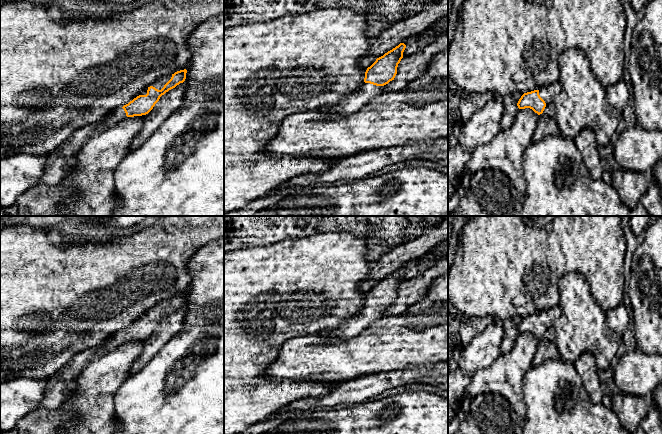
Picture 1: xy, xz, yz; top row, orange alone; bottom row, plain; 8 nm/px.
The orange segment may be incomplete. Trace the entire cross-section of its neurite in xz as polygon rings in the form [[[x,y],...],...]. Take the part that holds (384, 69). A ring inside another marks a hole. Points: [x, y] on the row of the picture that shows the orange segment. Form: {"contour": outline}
{"contour": [[[400,43],[392,50],[367,68],[365,72],[364,84],[359,89],[340,100],[332,106],[324,106],[317,109],[321,113],[351,114],[362,109],[372,98],[384,92],[384,86],[394,80],[397,74],[397,67],[403,58],[406,48],[404,43]]]}

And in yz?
{"contour": [[[559,82],[543,86],[539,90],[524,93],[519,99],[519,109],[530,108],[538,115],[542,114],[545,107],[553,103],[555,96],[561,91]]]}

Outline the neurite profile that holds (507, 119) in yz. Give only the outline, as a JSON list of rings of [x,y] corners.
[[[514,91],[512,94],[507,94],[499,97],[504,104],[504,113],[502,114],[500,125],[501,130],[508,130],[519,110],[517,103],[523,94],[519,91]]]

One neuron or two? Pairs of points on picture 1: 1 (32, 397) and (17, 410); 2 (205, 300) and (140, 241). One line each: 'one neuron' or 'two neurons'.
1: one neuron
2: two neurons

